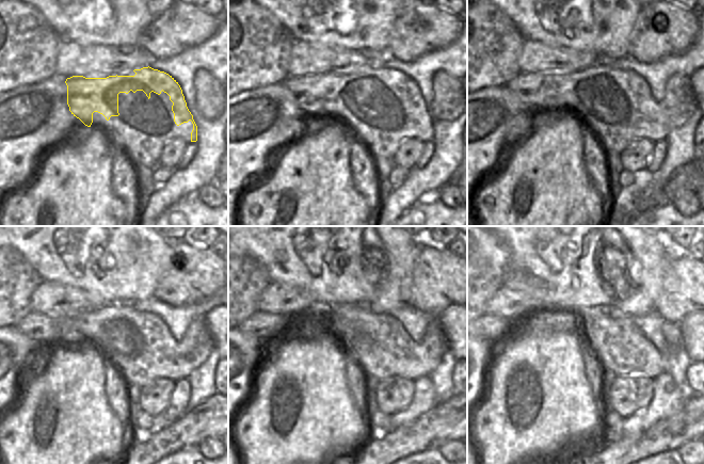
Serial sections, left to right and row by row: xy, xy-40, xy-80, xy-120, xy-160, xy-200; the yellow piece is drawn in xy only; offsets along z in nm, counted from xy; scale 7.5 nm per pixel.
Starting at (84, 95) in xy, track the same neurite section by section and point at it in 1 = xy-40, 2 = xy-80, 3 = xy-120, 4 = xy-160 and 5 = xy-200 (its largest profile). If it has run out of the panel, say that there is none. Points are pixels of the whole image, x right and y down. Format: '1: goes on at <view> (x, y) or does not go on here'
1: goes on at xy-40 (320, 94)
2: goes on at xy-80 (556, 94)
3: goes on at xy-120 (86, 330)
4: goes on at xy-160 (282, 329)
5: goes on at xy-200 (489, 325)

